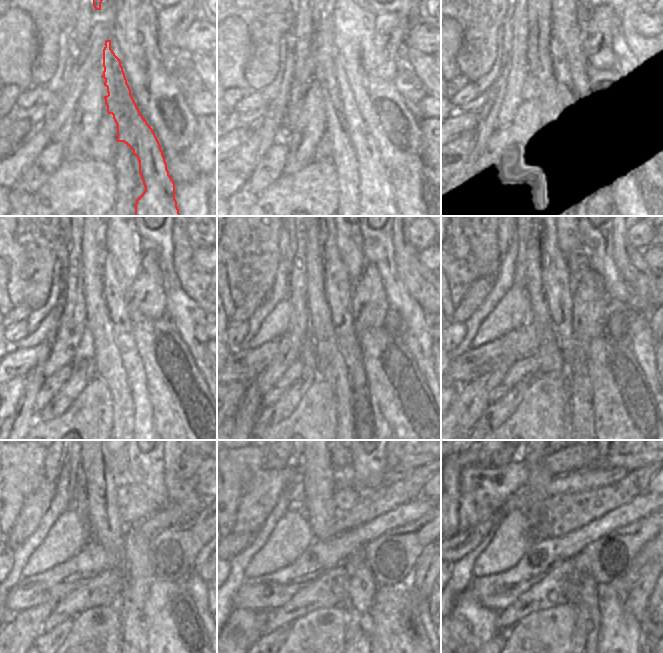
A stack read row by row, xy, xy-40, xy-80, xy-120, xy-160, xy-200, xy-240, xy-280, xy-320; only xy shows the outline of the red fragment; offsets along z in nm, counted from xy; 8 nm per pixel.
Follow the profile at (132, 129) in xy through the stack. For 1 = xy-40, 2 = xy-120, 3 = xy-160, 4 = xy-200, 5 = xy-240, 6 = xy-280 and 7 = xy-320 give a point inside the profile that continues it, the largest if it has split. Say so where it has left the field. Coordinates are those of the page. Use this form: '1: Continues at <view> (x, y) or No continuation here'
1: Continues at xy-40 (376, 192)
2: Continues at xy-120 (115, 285)
3: Continues at xy-160 (338, 284)
4: Continues at xy-200 (555, 269)
5: Continues at xy-240 (104, 484)
6: Continues at xy-280 (326, 479)
7: Continues at xy-320 (546, 476)

